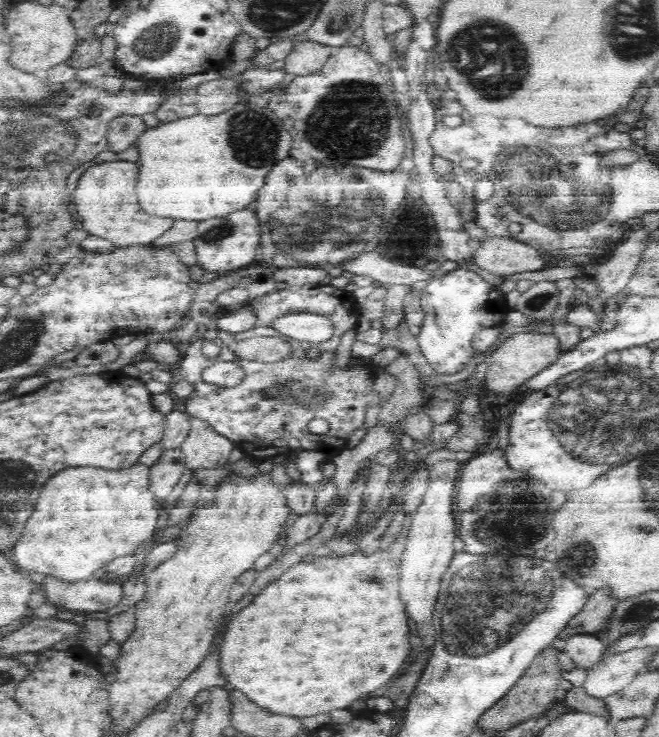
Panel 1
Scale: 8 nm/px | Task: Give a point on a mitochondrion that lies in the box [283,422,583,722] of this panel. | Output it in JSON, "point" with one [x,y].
{"point":[481,612]}

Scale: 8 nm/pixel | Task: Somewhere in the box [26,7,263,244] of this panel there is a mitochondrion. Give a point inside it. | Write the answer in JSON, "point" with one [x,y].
{"point":[159,40]}

